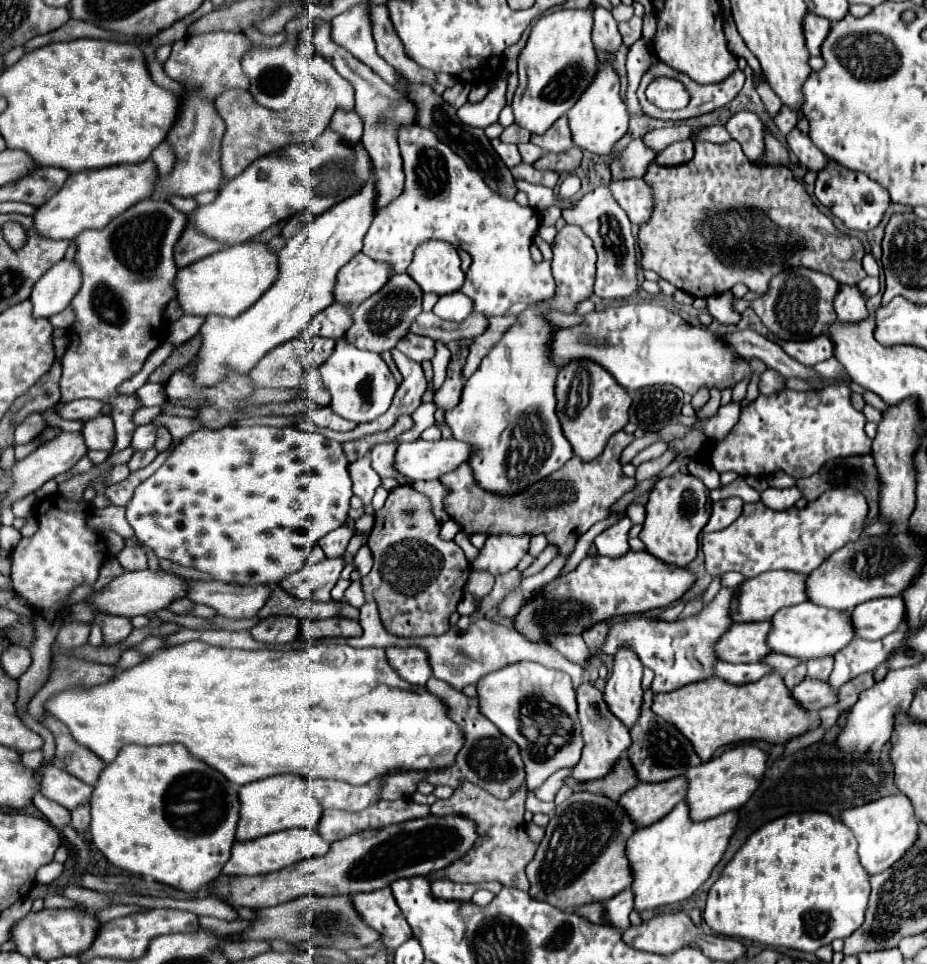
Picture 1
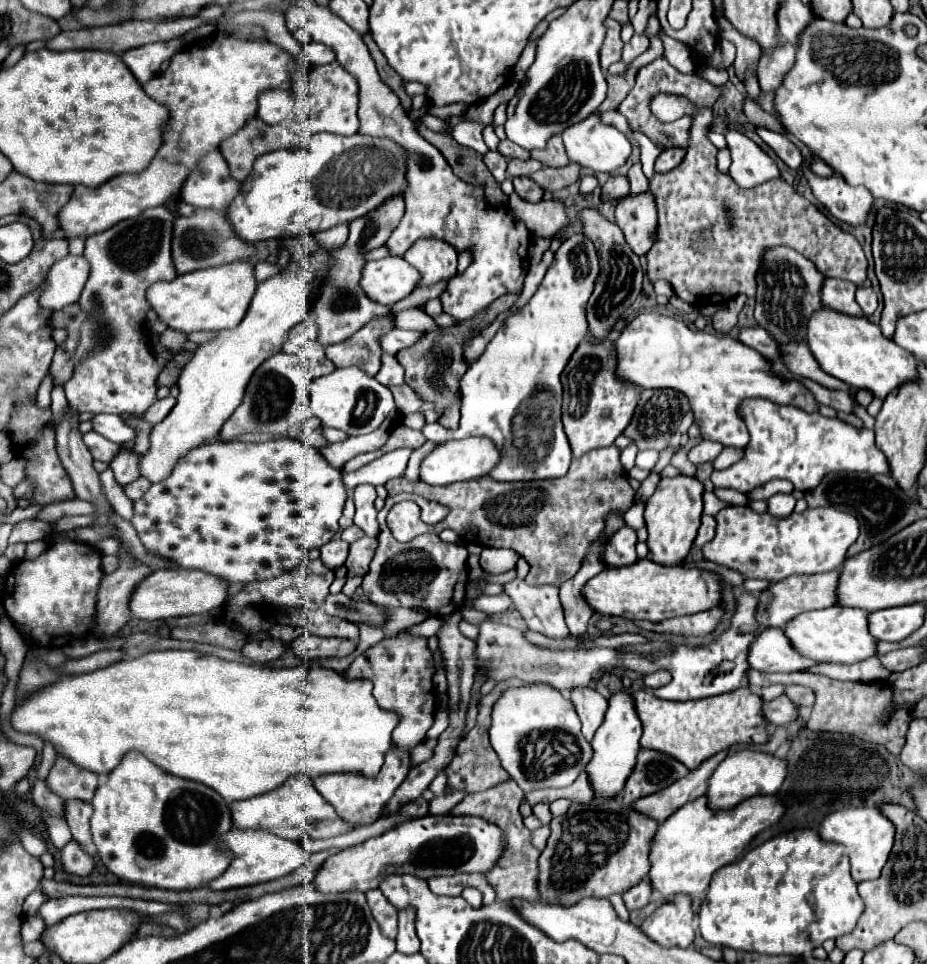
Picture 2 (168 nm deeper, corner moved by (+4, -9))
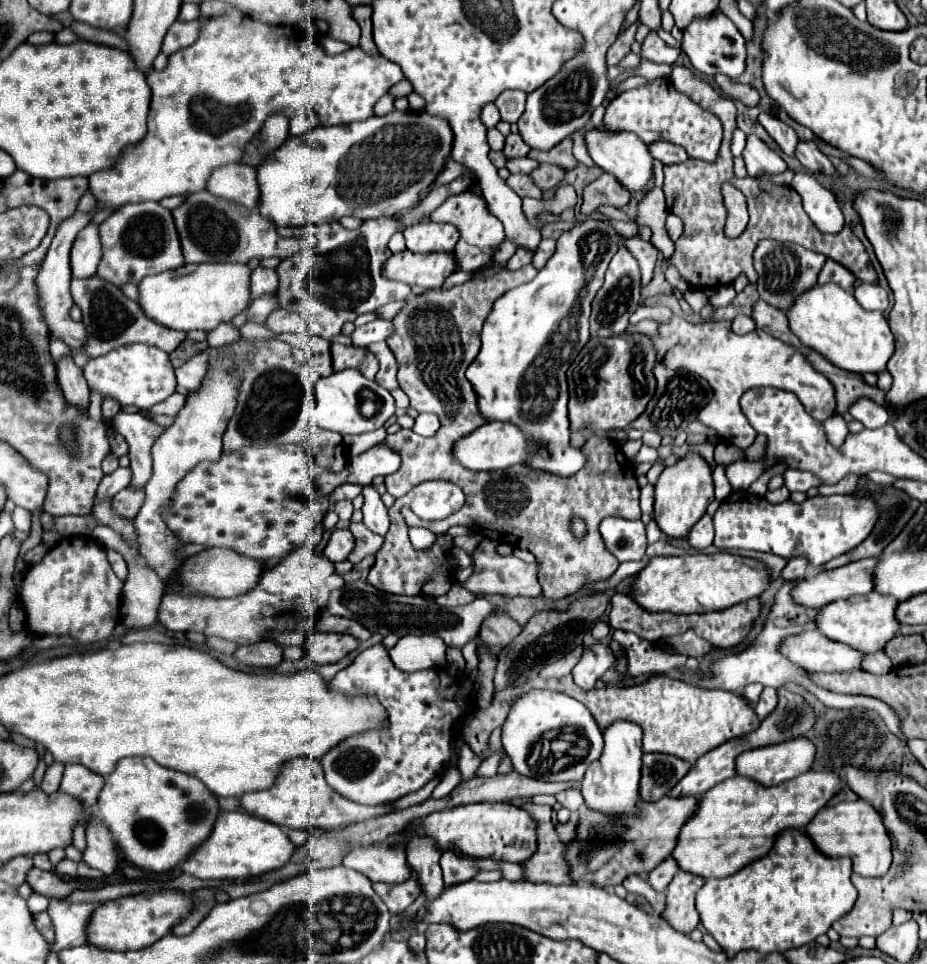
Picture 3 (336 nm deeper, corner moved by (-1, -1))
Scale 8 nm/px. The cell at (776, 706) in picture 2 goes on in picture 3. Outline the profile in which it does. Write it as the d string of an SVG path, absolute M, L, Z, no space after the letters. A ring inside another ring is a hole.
M764 688L764 692L762 692L762 696L760 696L758 704L754 706L754 710L756 710L758 718L760 718L760 720L764 720L764 718L766 718L766 716L776 708L776 704L778 704L776 688Z

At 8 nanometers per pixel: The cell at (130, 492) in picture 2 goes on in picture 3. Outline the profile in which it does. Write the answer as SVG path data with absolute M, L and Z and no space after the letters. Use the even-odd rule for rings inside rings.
M132 486L120 490L112 500L116 512L124 518L134 518L140 512L142 504L144 504L144 488L132 488Z

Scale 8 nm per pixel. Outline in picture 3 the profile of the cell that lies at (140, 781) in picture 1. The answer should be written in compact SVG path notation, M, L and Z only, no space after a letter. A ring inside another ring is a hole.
M134 756L124 758L116 764L114 772L106 778L106 784L98 798L102 822L114 836L114 842L122 850L122 854L136 866L152 870L152 872L168 872L180 866L192 852L202 846L202 842L212 834L214 822L220 816L218 798L204 788L200 780L188 776L184 772L176 772L156 764L150 756Z

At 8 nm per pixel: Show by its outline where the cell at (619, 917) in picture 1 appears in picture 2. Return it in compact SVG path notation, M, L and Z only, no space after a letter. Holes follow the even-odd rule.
M641 880L637 886L633 886L631 890L627 890L623 894L623 900L627 904L627 910L637 910L637 908L643 908L645 904L649 904L653 896L653 886L649 880Z

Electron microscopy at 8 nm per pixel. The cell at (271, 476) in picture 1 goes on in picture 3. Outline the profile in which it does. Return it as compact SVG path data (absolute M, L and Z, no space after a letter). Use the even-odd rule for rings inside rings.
M300 444L240 448L240 452L222 452L220 460L200 462L176 484L174 496L164 506L162 516L166 526L184 544L228 548L260 562L276 562L292 550L304 546L308 534L332 510L330 494L314 488L314 478L316 474L310 468L310 456Z

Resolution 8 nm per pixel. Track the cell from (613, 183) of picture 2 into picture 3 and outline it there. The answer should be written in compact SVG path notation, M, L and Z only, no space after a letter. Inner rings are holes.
M602 174L594 182L590 182L584 188L584 204L581 205L582 214L590 215L600 204L610 204L610 206L624 206L630 200L630 192L620 188L620 182L612 174Z

